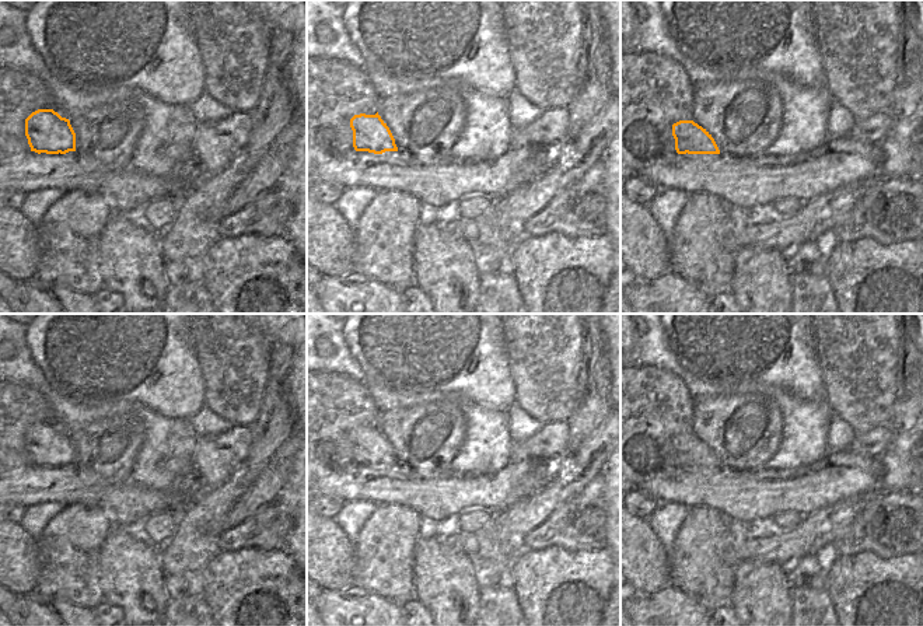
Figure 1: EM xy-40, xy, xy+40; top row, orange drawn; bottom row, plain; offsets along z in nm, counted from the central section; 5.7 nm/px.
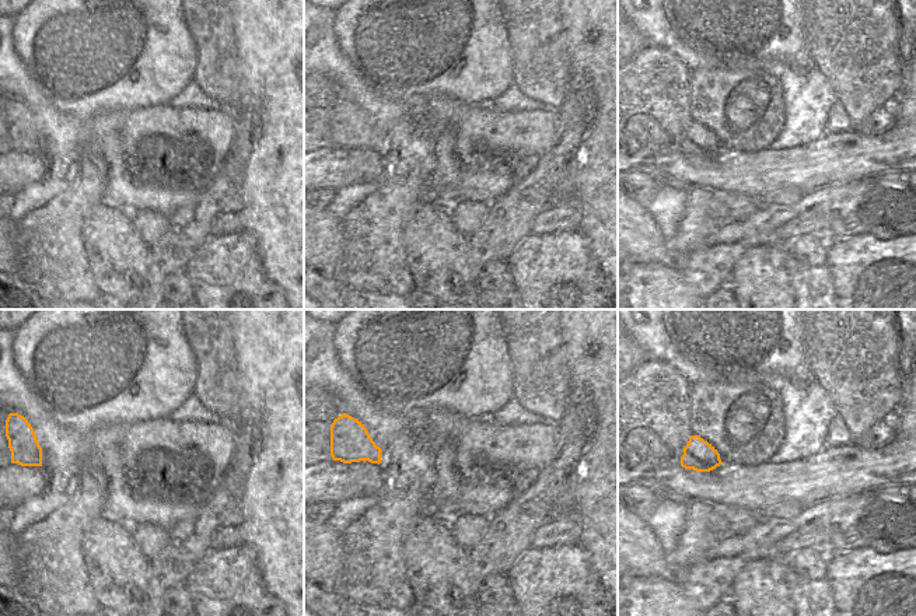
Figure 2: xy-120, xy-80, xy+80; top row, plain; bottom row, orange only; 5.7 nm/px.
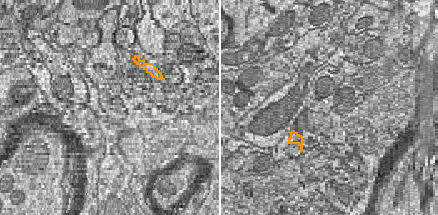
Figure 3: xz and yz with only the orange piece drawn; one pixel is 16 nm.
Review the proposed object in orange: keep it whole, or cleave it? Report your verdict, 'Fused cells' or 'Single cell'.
Single cell.

